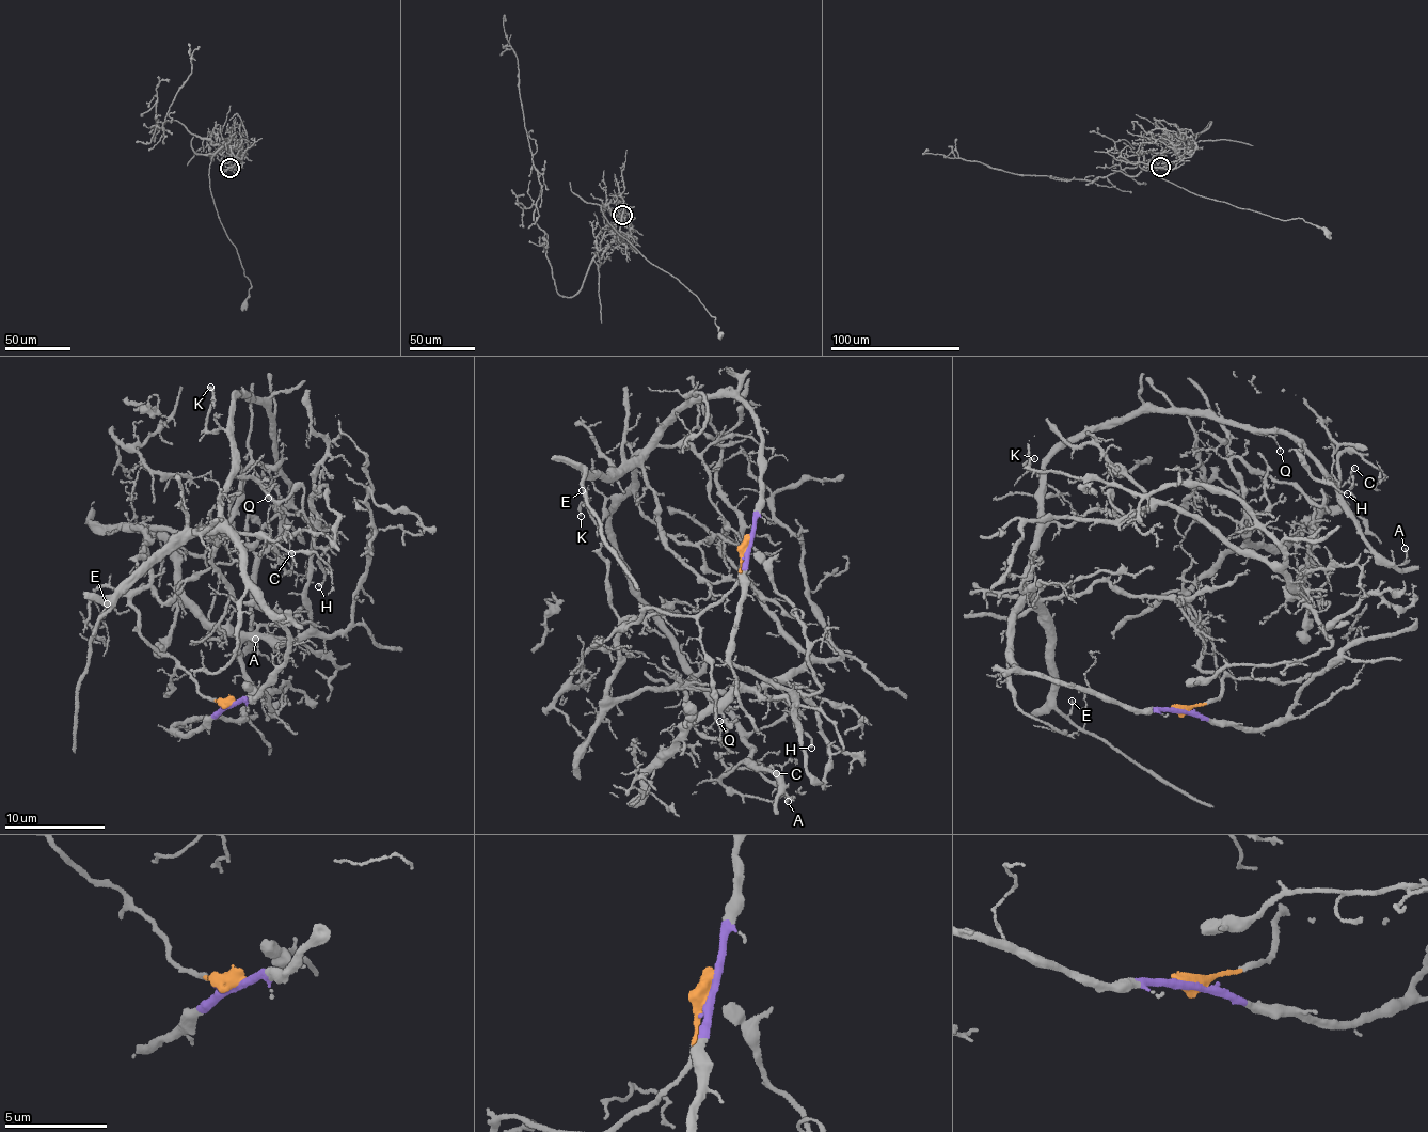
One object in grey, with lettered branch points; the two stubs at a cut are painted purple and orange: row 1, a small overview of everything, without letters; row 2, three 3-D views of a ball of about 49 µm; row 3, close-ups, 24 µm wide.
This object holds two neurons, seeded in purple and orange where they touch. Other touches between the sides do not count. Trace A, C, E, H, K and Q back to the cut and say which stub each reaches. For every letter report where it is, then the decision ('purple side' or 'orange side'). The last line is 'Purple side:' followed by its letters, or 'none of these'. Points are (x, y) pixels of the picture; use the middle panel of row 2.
A: (788, 801) | purple side
C: (776, 773) | purple side
E: (582, 490) | purple side
H: (811, 748) | purple side
K: (581, 516) | purple side
Q: (719, 721) | purple side
Purple side: A, C, E, H, K, Q

